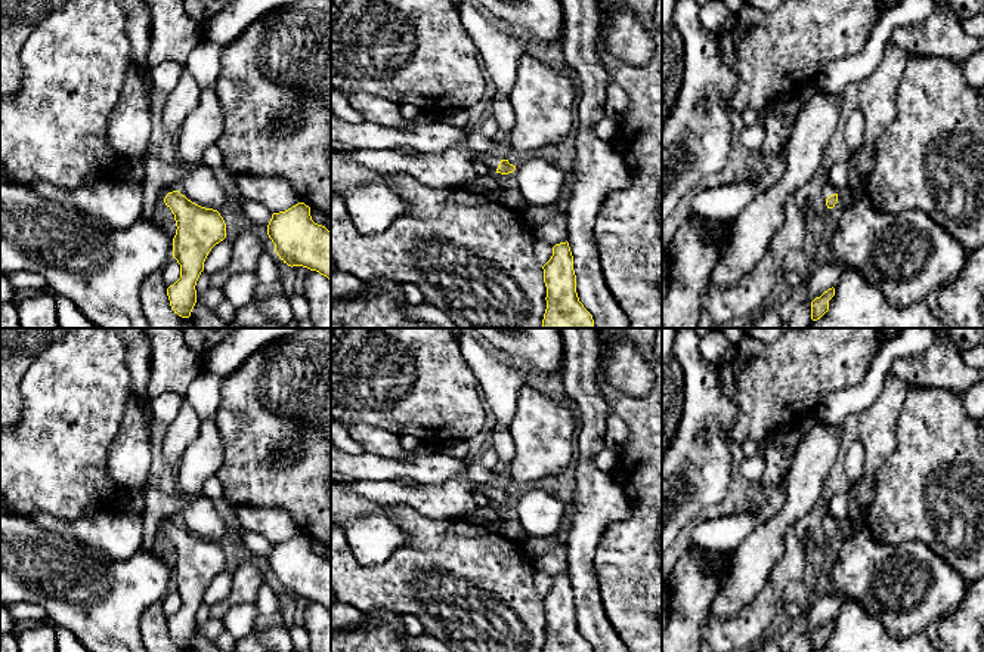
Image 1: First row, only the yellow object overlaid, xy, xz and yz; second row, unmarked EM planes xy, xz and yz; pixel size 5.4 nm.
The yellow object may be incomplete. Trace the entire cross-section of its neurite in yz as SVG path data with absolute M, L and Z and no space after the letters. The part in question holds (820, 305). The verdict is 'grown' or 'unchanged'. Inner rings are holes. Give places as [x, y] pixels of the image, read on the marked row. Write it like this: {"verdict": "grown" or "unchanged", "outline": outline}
{"verdict": "unchanged", "outline": "M829 288L811 302L811 319L820 319L829 310L829 300L835 296L835 288Z"}

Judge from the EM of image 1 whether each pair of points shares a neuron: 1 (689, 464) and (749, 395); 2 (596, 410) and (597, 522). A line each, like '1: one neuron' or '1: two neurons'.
1: two neurons
2: one neuron

